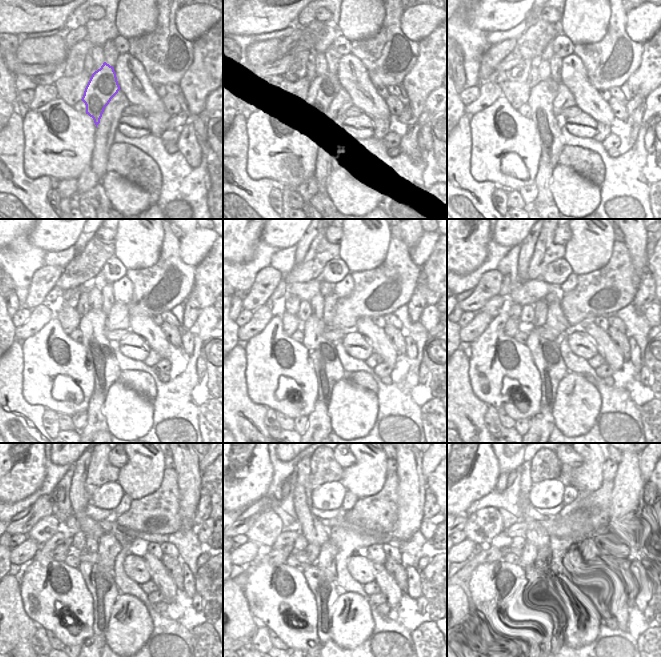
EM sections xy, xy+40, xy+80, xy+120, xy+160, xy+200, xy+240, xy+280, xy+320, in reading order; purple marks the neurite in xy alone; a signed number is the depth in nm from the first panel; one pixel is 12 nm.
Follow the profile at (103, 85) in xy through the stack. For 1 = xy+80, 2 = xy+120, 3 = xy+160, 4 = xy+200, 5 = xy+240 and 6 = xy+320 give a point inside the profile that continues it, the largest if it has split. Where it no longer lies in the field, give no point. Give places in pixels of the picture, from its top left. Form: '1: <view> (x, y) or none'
1: xy+80 (541, 99)
2: xy+120 (106, 371)
3: xy+160 (322, 352)
4: xy+200 (546, 354)
5: xy+240 (99, 581)
6: xy+320 (549, 596)

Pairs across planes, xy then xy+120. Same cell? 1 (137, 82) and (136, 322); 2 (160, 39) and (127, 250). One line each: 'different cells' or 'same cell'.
1: same cell
2: different cells

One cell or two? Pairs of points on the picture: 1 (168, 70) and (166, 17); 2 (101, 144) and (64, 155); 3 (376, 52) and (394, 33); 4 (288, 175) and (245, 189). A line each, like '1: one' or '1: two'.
1: one
2: two
3: one
4: two

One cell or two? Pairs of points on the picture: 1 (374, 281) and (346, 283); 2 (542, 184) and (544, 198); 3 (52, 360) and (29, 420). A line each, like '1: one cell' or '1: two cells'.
1: two cells
2: one cell
3: two cells

